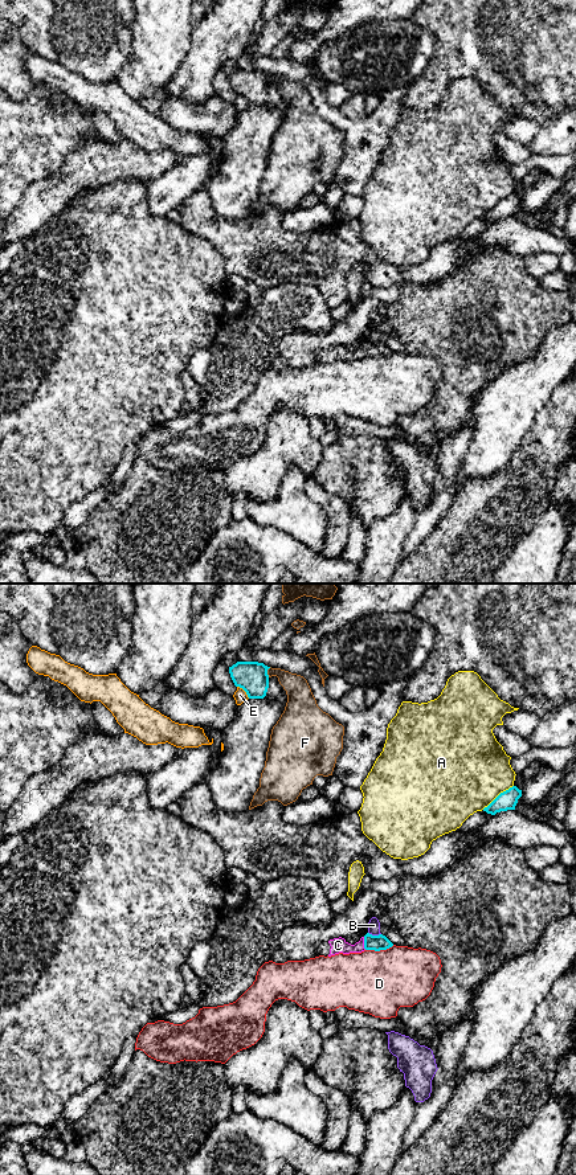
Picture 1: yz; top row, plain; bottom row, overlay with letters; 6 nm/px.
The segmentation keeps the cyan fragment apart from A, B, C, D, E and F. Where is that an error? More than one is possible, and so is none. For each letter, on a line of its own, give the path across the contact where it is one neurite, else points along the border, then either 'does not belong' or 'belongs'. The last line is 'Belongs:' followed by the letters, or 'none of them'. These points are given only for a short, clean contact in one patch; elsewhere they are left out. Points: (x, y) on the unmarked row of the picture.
A: does not belong
B: border along yz (368, 339), (380, 342); does not belong
C: runs through yz (379, 349), (364, 351), (358, 355), (338, 352); belongs
D: border along yz (393, 352), (379, 357), (366, 357); does not belong
E: does not belong
F: does not belong
Belongs: C

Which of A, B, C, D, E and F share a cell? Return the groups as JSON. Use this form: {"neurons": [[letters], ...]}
{"neurons": [["A"], ["B"], ["C"], ["D"], ["E"], ["F"]]}

